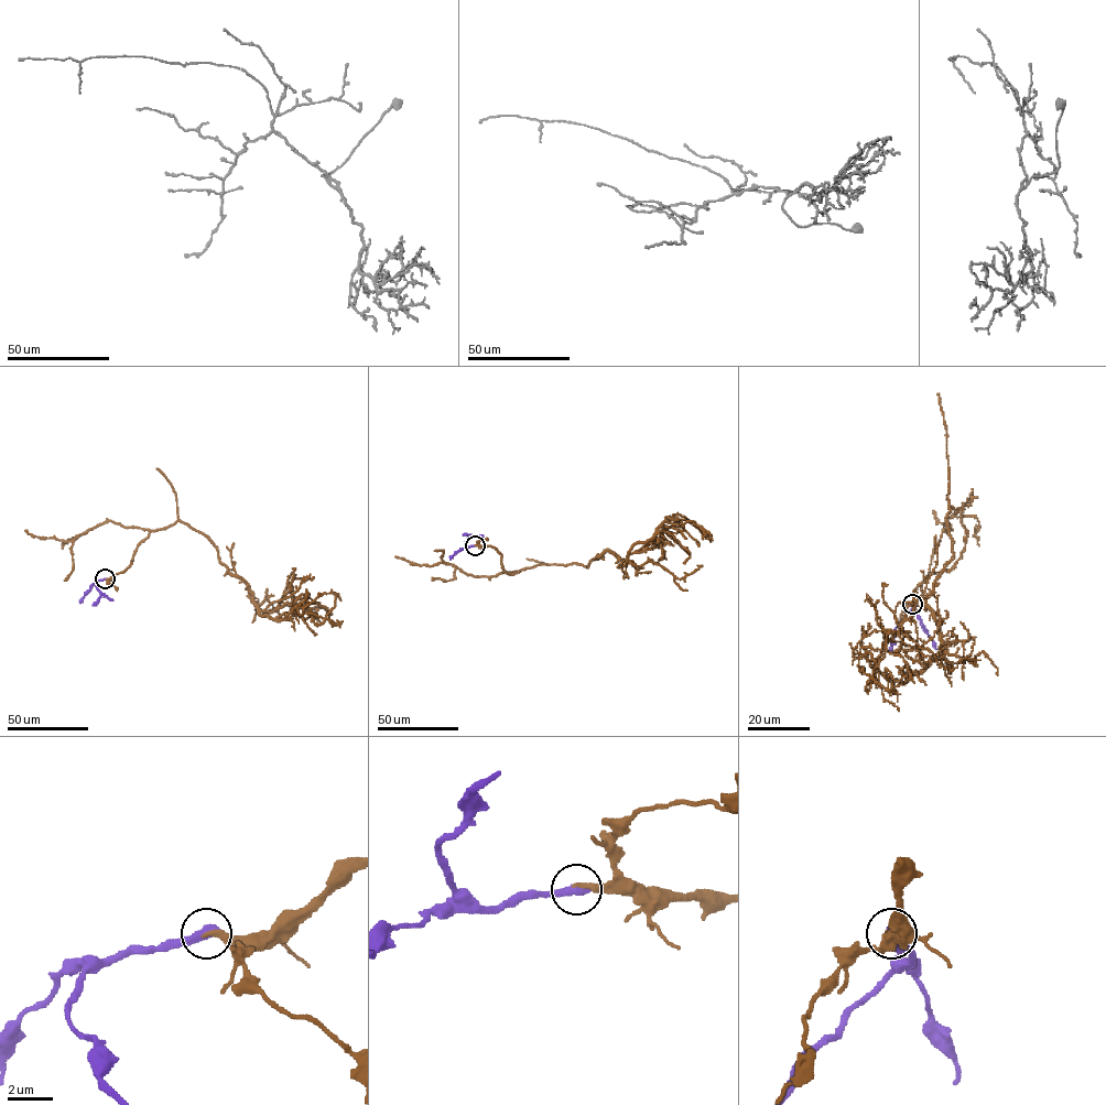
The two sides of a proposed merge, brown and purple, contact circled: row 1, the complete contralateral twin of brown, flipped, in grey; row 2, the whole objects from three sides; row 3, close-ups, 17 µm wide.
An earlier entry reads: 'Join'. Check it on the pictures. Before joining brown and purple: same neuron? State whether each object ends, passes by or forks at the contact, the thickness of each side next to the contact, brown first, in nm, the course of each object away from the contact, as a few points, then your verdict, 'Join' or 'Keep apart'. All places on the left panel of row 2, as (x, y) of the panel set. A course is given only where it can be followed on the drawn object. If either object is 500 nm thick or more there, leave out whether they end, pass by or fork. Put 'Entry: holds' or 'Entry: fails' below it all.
At the ring brown ends. At the ring purple ends. Thickness 280 nm (brown) against 440 nm. Course of brown: (105, 578), (151, 530), (181, 521), (261, 615), (295, 606), (325, 618), (331, 589). Course of purple: (105, 578), (96, 582), (100, 596), (93, 605). Join
Entry: holds

